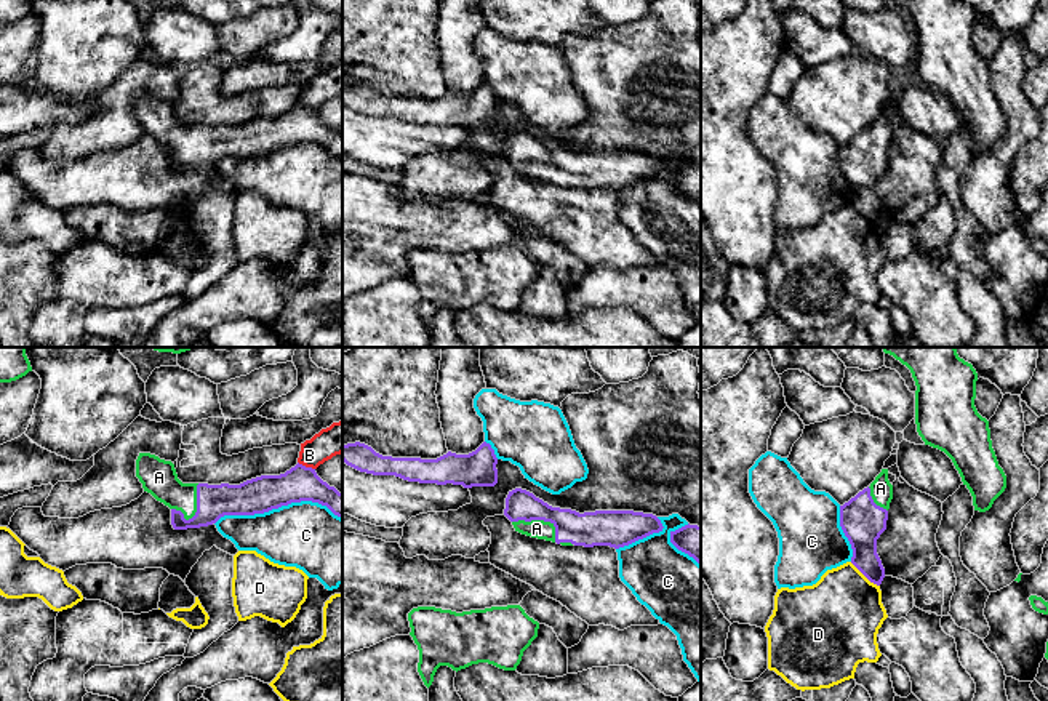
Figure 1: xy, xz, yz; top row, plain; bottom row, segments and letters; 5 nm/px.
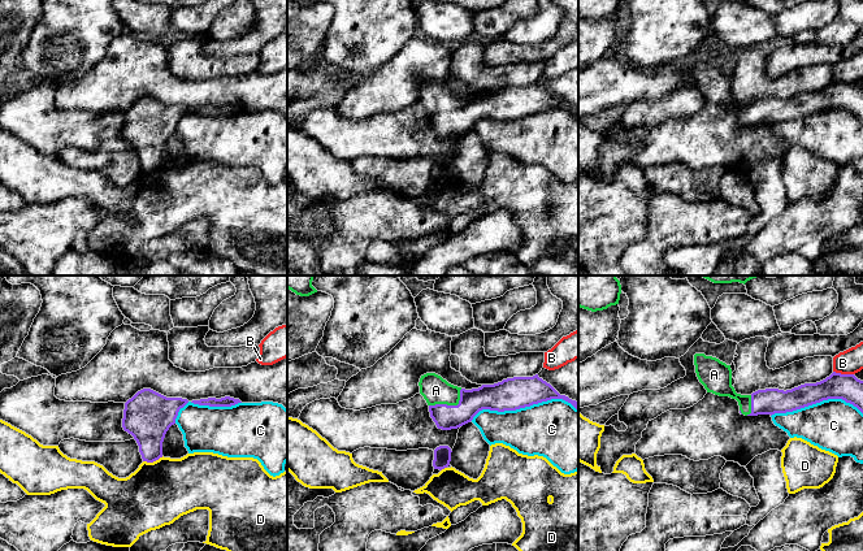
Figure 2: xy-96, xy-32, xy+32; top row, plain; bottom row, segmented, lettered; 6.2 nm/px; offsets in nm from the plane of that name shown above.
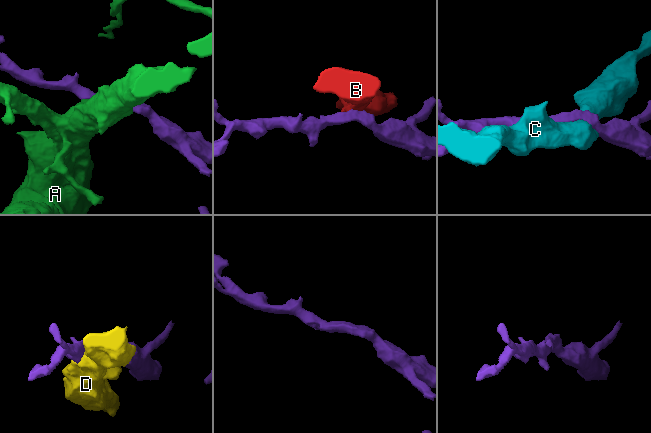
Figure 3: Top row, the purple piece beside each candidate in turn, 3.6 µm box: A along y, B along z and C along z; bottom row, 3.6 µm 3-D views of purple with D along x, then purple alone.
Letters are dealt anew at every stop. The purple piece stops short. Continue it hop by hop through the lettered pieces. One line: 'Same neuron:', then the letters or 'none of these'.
Same neuron: A

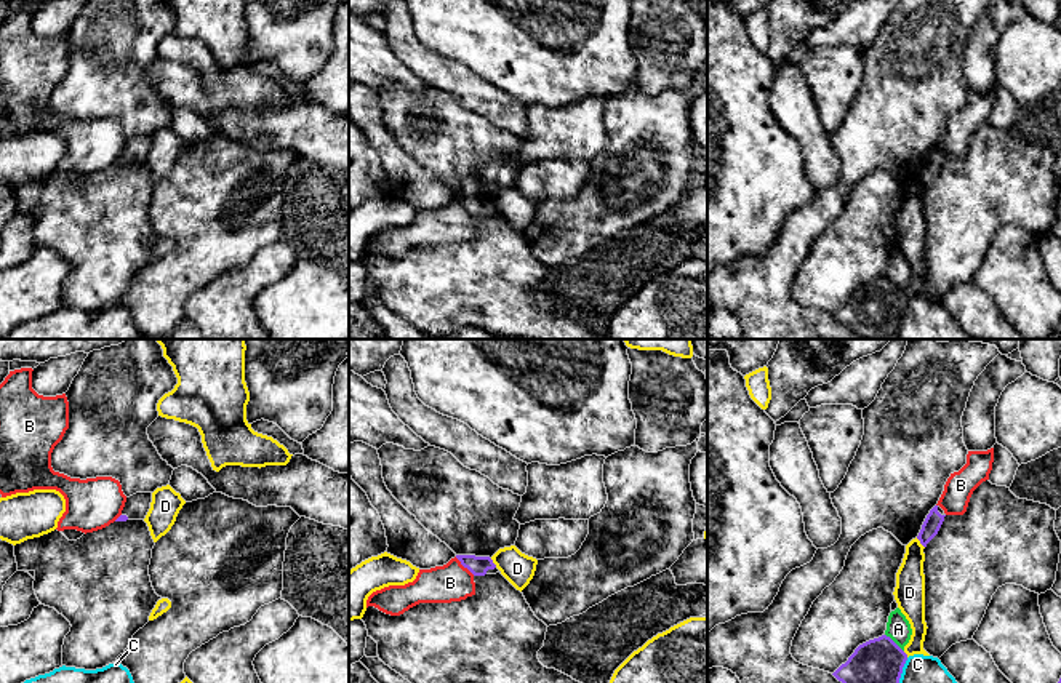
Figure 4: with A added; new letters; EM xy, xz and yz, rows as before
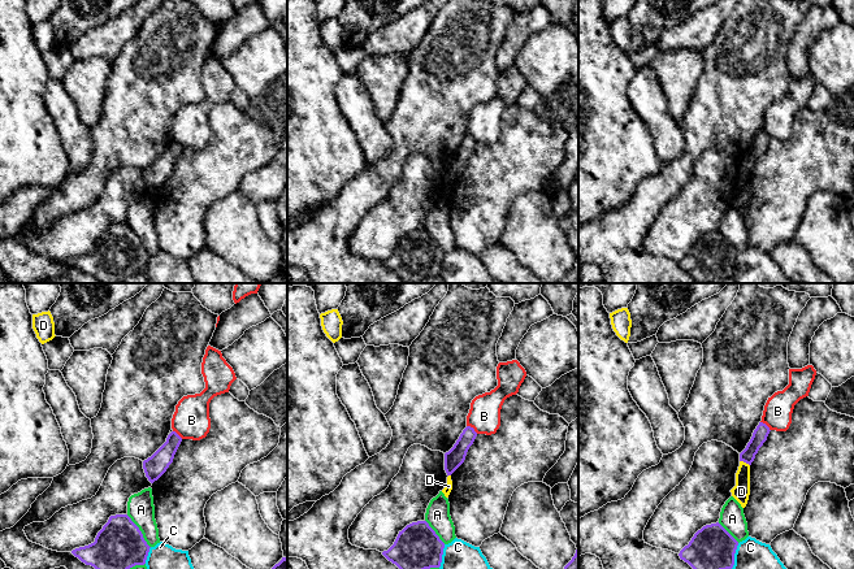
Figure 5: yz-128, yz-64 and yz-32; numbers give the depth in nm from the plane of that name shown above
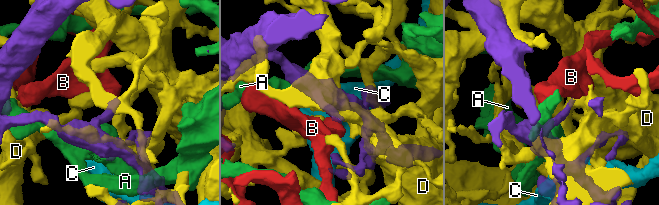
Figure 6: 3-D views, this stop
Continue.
Same neuron: none of these

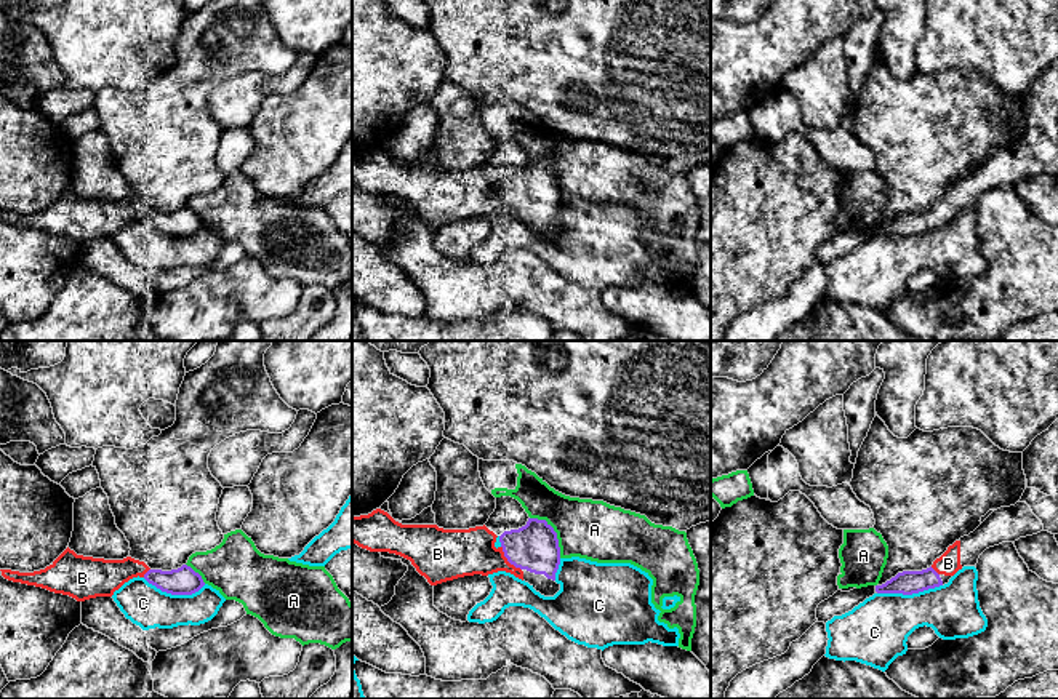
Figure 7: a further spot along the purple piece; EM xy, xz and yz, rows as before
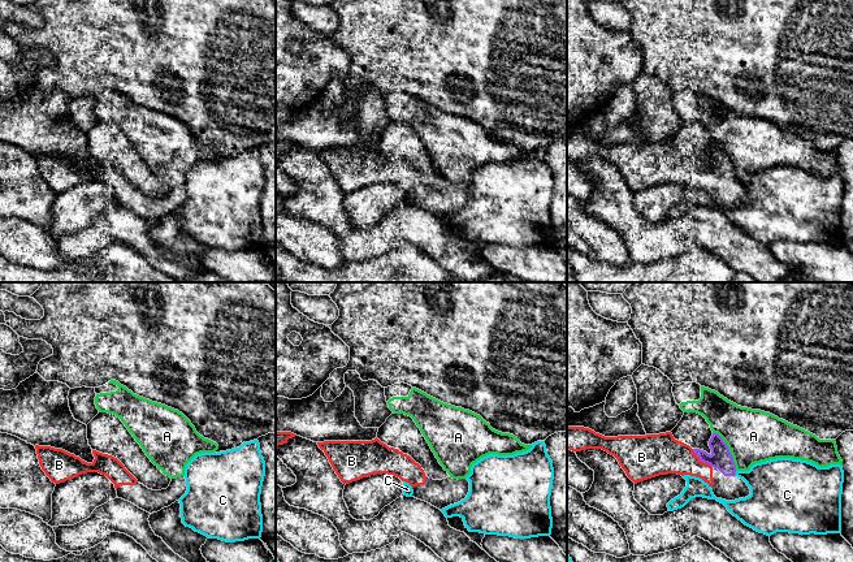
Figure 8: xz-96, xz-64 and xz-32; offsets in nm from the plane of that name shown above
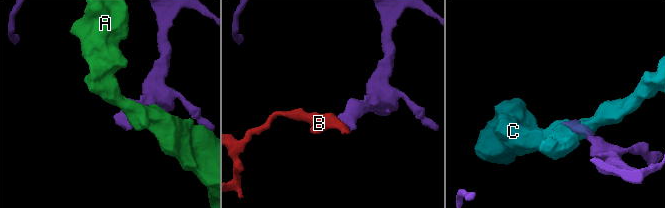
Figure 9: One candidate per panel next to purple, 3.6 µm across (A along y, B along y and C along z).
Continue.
Same neuron: B

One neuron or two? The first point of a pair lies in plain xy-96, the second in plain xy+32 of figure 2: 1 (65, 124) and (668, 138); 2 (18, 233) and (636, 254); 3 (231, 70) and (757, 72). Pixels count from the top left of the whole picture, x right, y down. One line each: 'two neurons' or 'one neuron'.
1: one neuron
2: one neuron
3: one neuron

